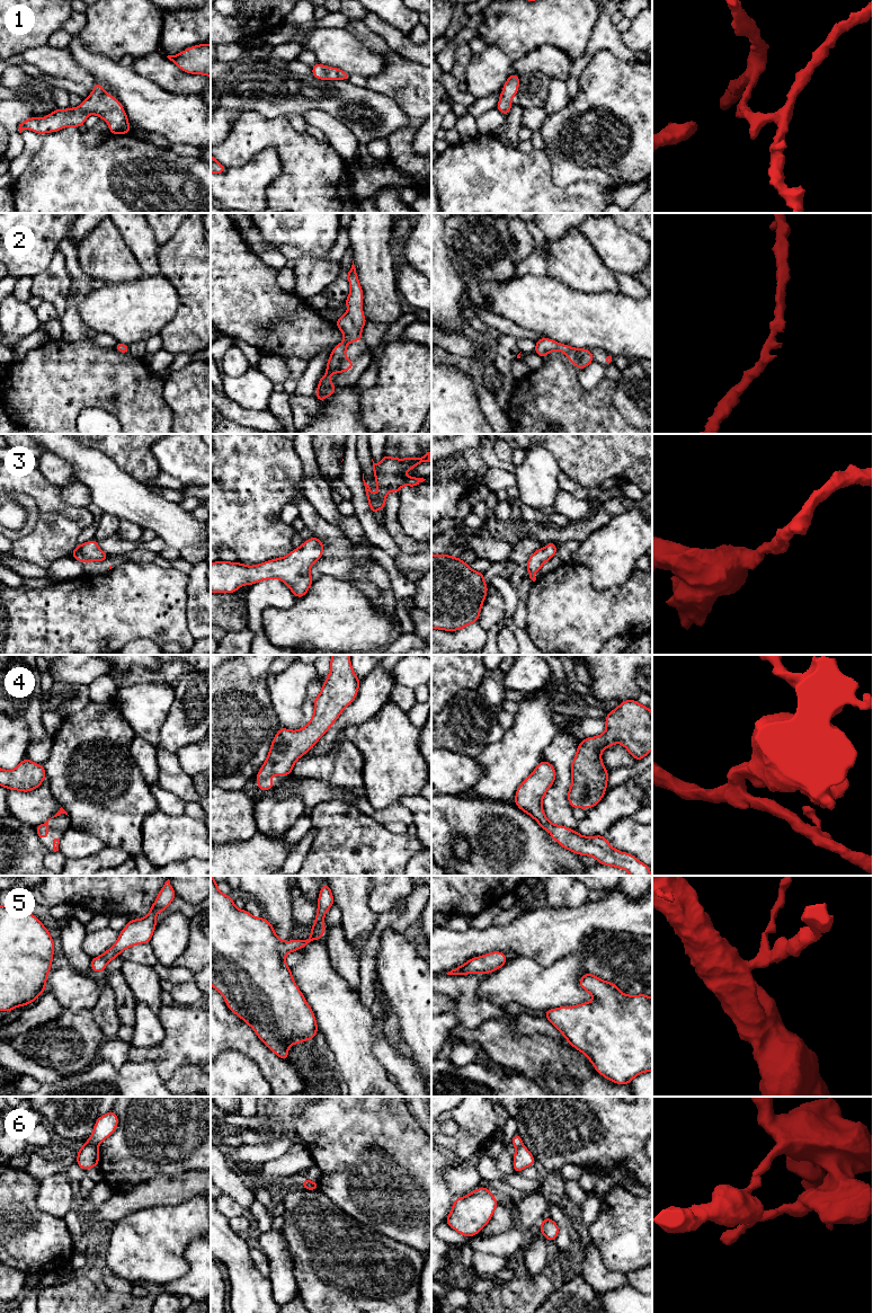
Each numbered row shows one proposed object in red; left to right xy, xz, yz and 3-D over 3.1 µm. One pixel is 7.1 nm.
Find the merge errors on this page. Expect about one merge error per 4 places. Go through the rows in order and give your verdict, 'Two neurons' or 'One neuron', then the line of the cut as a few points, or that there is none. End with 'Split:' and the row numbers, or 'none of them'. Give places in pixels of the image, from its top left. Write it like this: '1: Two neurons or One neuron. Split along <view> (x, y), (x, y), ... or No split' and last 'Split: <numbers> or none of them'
1: One neuron. No split
2: One neuron. No split
3: One neuron. No split
4: One neuron. No split
5: One neuron. No split
6: Two neurons. Split along xy (85, 1144), (95, 1144), (97, 1146)
Split: 6

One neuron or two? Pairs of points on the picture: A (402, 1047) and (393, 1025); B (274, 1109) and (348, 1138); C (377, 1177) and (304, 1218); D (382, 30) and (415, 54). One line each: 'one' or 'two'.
A: one
B: two
C: two
D: one

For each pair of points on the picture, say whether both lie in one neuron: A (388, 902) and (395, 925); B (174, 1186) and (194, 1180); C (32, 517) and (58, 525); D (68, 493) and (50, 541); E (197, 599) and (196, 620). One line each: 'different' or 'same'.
A: different
B: same
C: different
D: different
E: same

